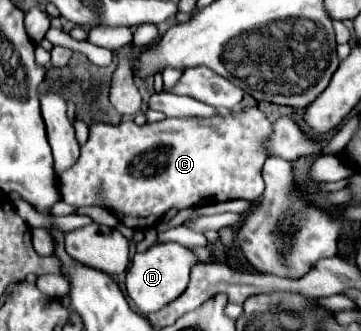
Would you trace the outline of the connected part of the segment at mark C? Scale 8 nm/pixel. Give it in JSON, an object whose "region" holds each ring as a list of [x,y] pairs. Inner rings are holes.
{"region":[[[247,107],[241,111],[219,113],[211,119],[165,119],[159,123],[135,125],[121,121],[119,125],[91,123],[89,139],[81,145],[81,155],[67,171],[57,177],[61,201],[73,207],[97,205],[103,207],[131,229],[151,229],[161,221],[169,209],[191,209],[201,203],[219,203],[229,199],[257,201],[265,189],[261,167],[269,157],[267,139],[273,133],[271,121],[257,109]]]}

